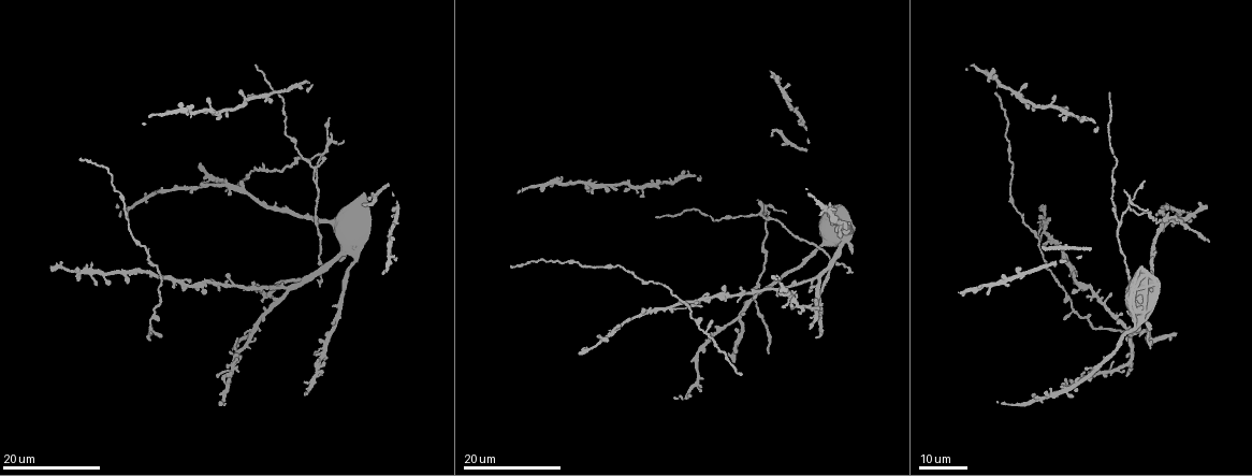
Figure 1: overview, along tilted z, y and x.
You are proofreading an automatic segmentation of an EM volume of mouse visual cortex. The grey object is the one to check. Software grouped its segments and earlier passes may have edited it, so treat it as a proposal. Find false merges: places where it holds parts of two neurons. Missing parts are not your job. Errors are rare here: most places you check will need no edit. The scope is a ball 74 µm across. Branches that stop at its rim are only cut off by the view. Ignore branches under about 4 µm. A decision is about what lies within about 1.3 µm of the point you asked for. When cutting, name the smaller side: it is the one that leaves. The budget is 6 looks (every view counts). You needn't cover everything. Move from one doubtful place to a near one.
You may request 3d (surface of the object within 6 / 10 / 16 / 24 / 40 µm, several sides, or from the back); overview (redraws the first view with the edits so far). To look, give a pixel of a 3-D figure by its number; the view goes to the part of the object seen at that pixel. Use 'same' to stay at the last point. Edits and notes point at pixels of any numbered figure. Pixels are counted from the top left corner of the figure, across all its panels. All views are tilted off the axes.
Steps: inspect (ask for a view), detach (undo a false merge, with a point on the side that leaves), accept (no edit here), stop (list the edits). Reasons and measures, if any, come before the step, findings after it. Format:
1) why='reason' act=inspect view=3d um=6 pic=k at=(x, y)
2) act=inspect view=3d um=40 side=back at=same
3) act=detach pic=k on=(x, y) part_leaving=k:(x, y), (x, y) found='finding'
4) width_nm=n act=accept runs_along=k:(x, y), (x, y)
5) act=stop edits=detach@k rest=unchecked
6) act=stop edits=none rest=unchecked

why='three arms meet' act=inspect view=3d um=16 pic=1 at=(1089, 320)

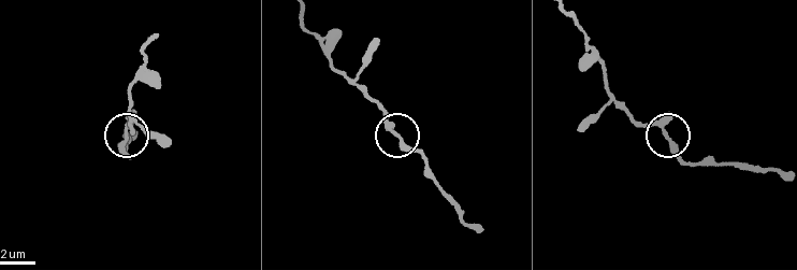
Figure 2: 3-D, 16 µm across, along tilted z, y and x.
act=inspect view=3d um=10 pic=2 at=(664, 133)

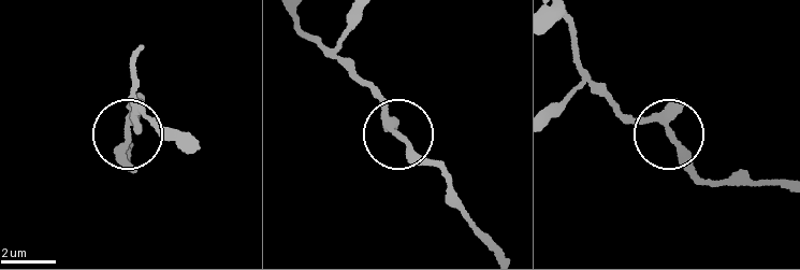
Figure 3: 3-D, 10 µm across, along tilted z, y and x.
act=accept found='one neuron here'

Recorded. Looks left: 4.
why='sudden change in width' act=inspect view=3d um=24 pic=1 at=(1010, 197)

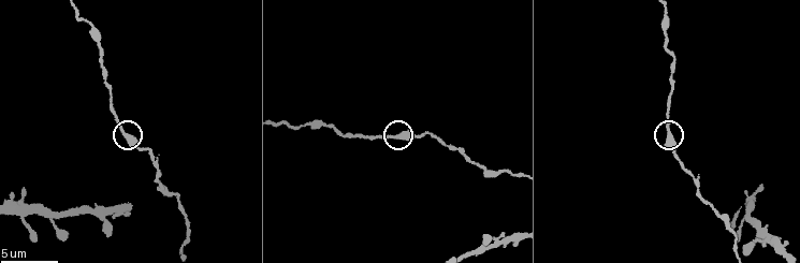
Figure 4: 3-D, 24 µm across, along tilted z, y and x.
act=inspect view=3d um=10 pic=4 at=(128, 133)

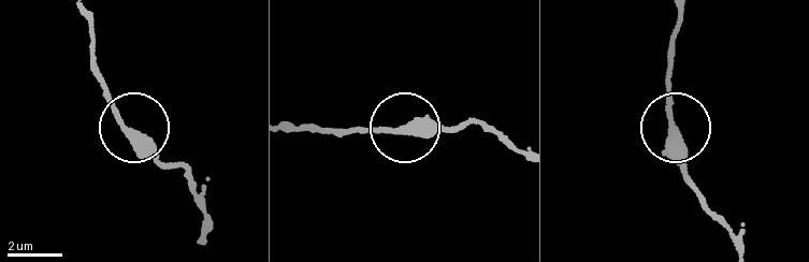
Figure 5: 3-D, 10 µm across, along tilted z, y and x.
act=accept found='continuous, no second neuron'

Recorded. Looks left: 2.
why='two arms at a narrow angle' act=inspect view=3d um=24 pic=1 at=(1119, 229)

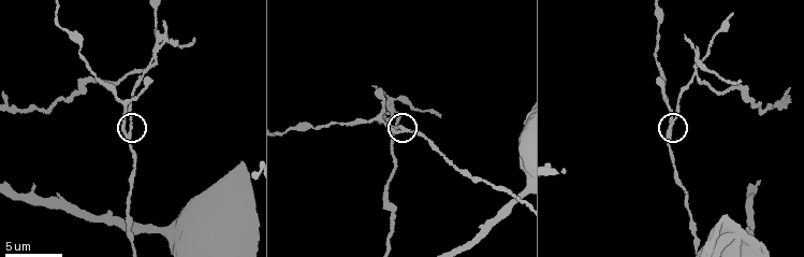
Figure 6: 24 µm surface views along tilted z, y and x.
act=inspect view=3d um=6 pic=6 at=(671, 123)

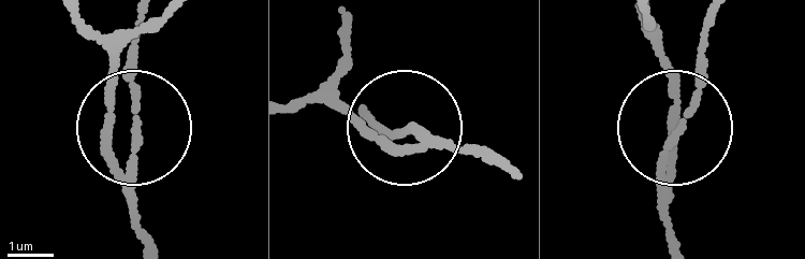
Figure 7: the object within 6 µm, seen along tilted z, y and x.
side_arm_um=42 act=detach pic=7 on=(136, 118) part_leaving=7:(123, 183), (144, 10) found='a second neuron is stuck on'

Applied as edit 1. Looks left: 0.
act=stop edits=detach@7 rest=unchecked

